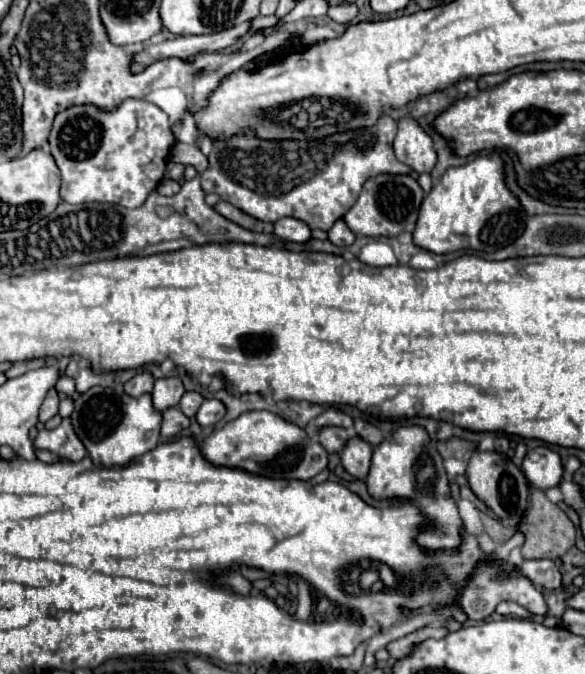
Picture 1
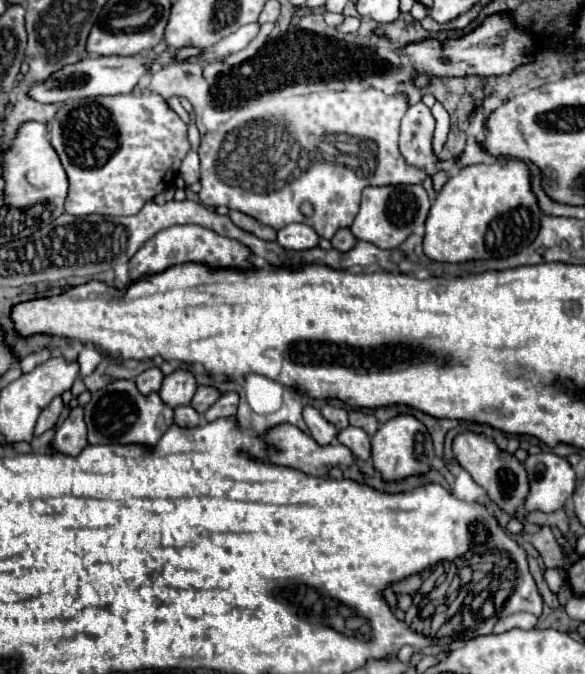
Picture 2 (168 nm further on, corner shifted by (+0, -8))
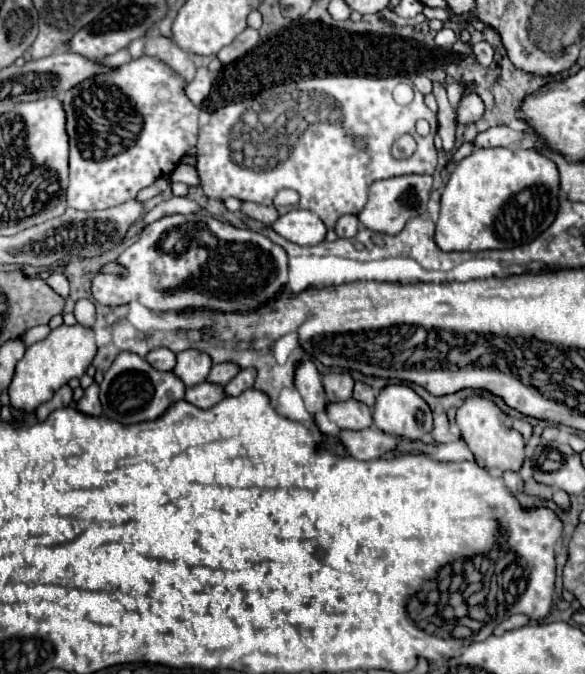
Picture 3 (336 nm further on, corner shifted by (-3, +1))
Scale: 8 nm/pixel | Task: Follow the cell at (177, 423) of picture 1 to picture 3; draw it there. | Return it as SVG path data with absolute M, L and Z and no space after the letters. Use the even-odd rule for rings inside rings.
M208 381L186 389L186 401L198 409L210 409L212 405L224 399L224 389L220 385L212 385Z

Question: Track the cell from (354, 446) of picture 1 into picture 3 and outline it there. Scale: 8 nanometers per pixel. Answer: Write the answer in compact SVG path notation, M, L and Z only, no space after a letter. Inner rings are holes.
M348 399L344 403L328 403L328 419L334 421L340 429L368 429L372 427L372 413L364 403Z

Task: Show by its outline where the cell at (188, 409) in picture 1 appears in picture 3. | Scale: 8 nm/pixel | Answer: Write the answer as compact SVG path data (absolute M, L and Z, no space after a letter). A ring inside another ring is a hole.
M220 363L220 365L212 365L212 369L210 369L210 375L208 375L208 379L206 381L210 381L210 383L216 383L216 385L226 385L236 373L238 373L240 369L238 369L238 365L234 365L234 363Z

